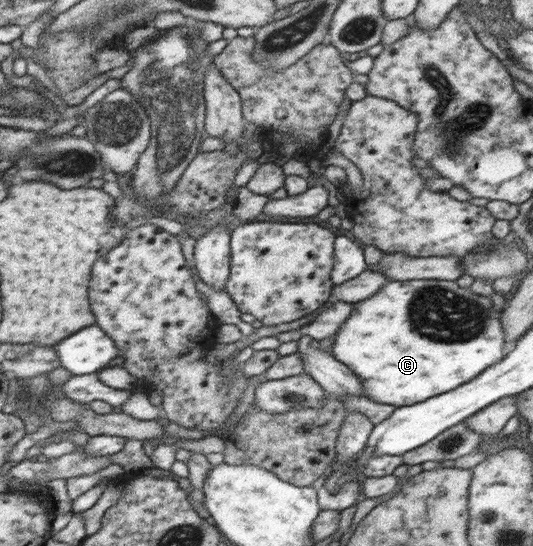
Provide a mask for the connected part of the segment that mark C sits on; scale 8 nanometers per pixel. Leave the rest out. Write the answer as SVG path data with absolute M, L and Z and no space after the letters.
M439 279L388 281L374 297L356 304L354 313L350 313L334 336L331 352L359 377L364 391L362 396L396 408L456 389L502 360L509 349L502 327L502 310L494 309L490 297L476 295L473 288L464 289L455 281Z

